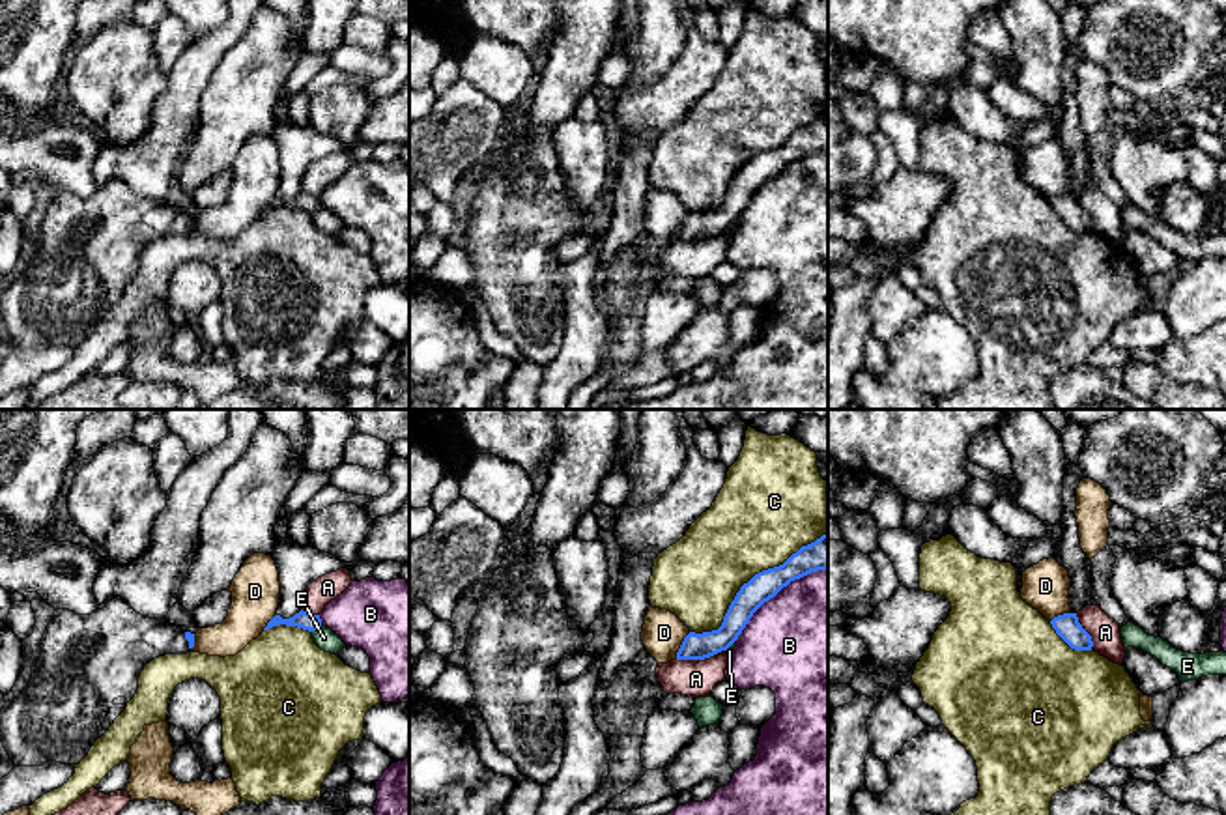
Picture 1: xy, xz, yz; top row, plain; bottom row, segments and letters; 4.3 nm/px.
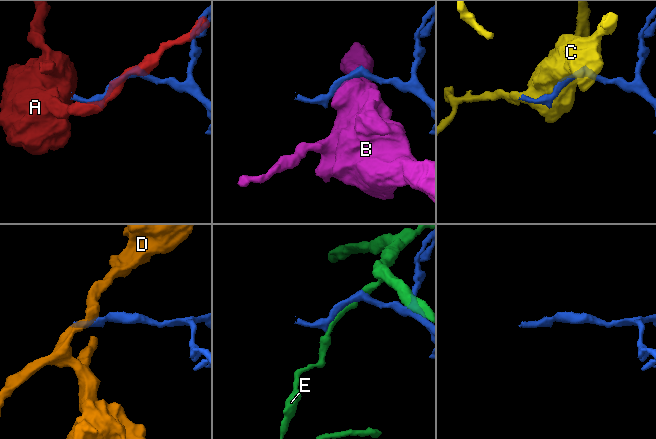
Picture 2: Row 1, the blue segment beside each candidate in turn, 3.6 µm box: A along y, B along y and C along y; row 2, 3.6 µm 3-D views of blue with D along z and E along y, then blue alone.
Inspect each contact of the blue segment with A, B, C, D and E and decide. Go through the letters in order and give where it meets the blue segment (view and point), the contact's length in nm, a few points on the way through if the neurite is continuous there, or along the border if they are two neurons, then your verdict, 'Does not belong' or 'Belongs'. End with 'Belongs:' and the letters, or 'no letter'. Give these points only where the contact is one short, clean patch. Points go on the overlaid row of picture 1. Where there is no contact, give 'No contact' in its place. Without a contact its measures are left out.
A: Touches blue at xz (701, 658). Shared border 220 nm. Does not belong
B: Touches blue at xz (776, 593). Shared border 500 nm. Boundary: xz (826, 569), (817, 569), (784, 586), (754, 614), (735, 640). Does not belong
C: Touches blue at xz (752, 578). Shared border 750 nm. Does not belong
D: Touches blue at xz (681, 645). Shared border 140 nm. Boundary: xz (690, 632), (675, 658). Does not belong
E: Touches blue at xy (316, 629). Shared border 60 nm. Does not belong
Belongs: no letter

